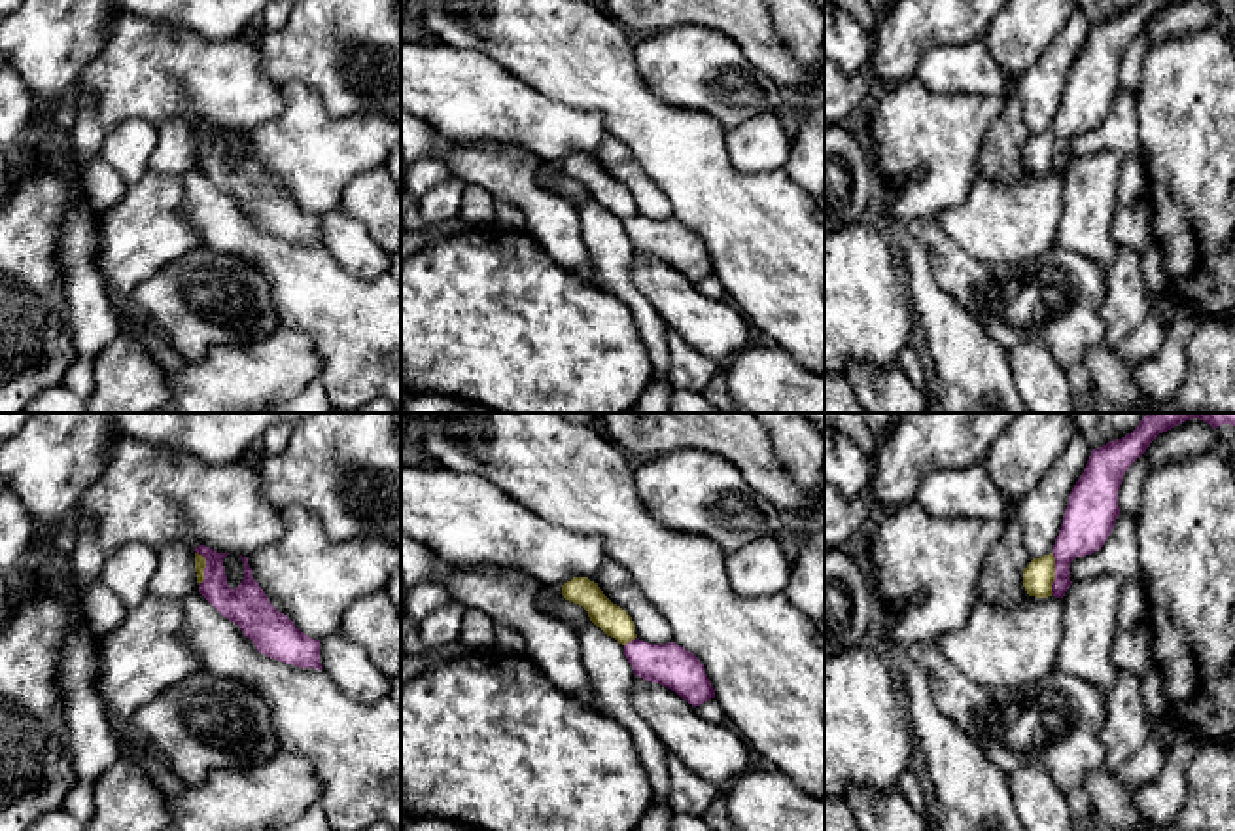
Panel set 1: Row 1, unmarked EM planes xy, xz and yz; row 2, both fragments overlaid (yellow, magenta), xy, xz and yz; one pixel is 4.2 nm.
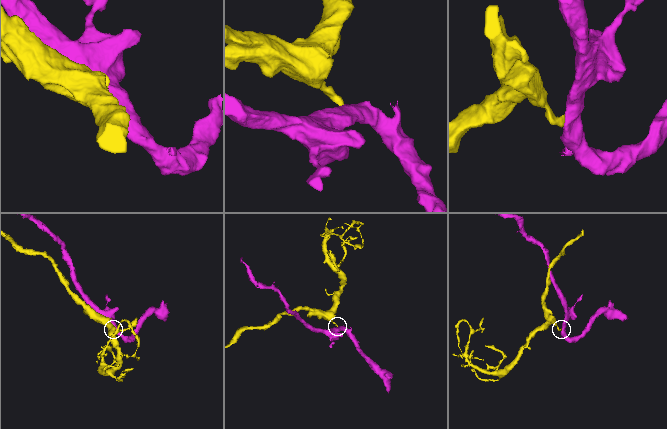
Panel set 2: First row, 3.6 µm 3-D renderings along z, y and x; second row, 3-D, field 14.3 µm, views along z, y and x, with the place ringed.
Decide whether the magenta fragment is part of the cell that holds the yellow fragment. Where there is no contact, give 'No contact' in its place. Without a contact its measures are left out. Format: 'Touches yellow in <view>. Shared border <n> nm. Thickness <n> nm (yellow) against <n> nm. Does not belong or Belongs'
Touches yellow in yz. Shared border 180 nm. Thickness 140 nm (yellow) against 200 nm. Does not belong

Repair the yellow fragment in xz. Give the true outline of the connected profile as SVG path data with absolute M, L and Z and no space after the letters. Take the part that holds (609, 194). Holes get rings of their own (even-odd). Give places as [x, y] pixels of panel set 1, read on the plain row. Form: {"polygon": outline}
{"polygon": "M573 153L562 161L562 172L588 187L590 197L600 203L607 212L626 221L635 216L635 201L628 187L613 180L598 159L588 153Z"}

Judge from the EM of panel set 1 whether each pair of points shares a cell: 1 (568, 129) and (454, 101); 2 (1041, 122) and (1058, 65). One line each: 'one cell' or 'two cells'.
1: one cell
2: one cell

